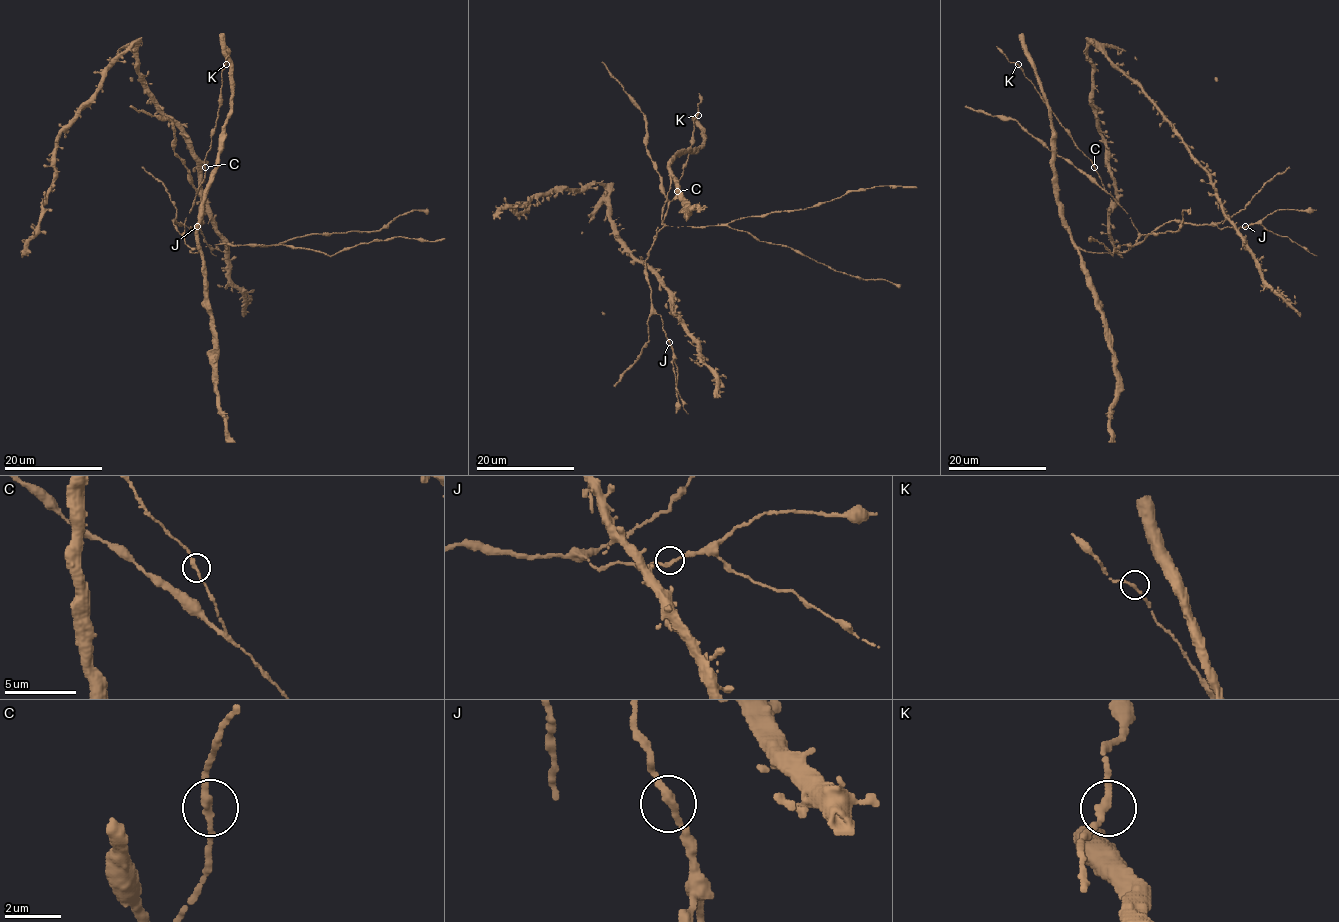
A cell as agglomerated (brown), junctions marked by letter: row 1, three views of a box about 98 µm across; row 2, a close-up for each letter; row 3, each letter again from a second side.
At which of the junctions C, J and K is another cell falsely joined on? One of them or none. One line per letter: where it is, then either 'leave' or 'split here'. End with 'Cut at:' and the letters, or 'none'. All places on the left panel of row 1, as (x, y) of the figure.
C: (205, 167) | leave
J: (197, 226) | leave
K: (226, 64) | leave
Cut at: none

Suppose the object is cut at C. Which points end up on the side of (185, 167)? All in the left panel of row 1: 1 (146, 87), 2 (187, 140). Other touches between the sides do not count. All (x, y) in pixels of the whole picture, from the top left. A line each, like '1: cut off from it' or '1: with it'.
1: cut off from it
2: cut off from it

